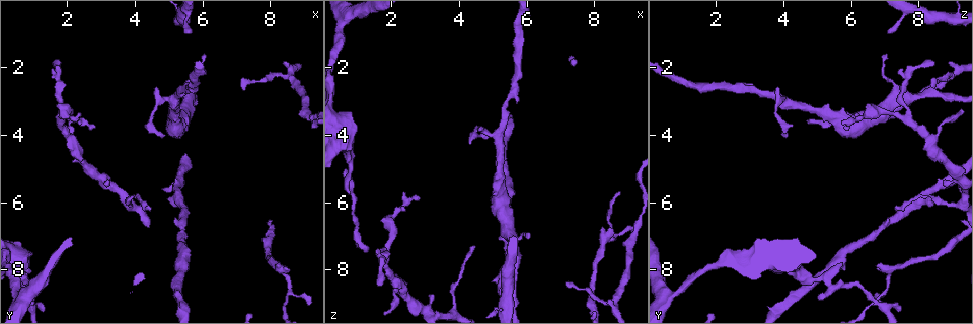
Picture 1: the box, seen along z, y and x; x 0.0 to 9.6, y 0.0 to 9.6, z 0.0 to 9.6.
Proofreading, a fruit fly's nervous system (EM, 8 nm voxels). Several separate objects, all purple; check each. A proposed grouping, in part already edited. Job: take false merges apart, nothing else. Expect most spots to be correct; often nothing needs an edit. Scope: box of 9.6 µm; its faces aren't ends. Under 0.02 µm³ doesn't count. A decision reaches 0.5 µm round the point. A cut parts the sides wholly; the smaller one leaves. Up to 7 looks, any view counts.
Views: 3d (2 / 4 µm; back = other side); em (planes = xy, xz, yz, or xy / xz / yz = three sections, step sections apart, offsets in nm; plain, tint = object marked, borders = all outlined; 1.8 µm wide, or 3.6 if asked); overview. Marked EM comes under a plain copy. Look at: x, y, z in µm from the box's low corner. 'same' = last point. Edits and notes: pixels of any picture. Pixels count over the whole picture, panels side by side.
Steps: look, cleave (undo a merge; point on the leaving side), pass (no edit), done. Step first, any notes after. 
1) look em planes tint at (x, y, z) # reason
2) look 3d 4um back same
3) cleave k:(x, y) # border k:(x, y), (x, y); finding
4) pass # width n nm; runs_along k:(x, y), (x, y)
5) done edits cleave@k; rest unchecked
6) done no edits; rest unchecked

look 3d 4um at (0.55, 7.80, 4.20) # calibre changes

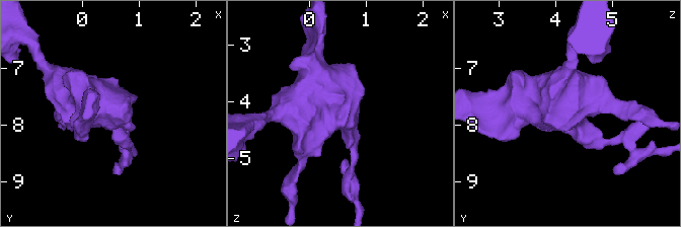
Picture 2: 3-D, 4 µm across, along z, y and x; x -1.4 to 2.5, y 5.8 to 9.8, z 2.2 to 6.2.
look em 3.6um planes tint same

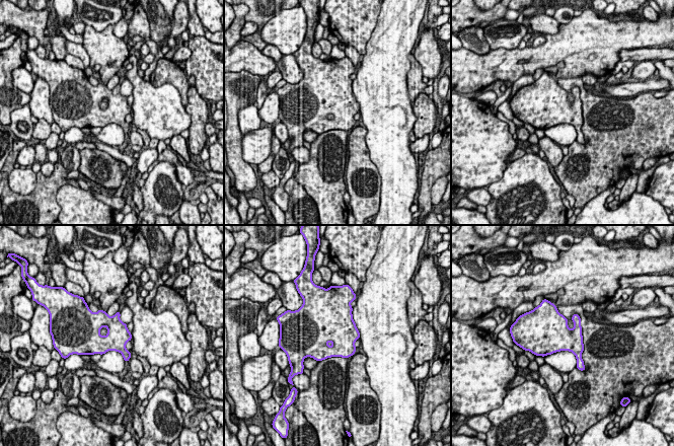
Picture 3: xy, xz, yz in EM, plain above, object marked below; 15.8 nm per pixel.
pass # continuous, no second cell

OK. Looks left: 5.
look 3d 2um at (8.30, 7.95, 7.05) # branch point

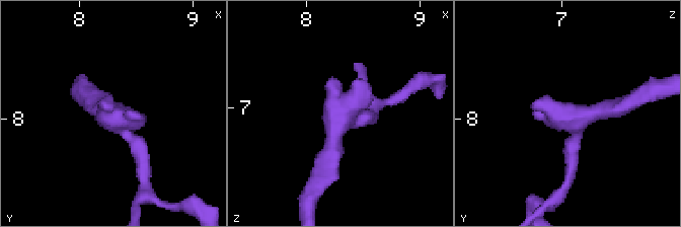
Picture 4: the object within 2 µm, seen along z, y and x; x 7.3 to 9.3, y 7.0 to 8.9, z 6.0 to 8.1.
look em planes tint at (8.28, 8.00, 7.10)

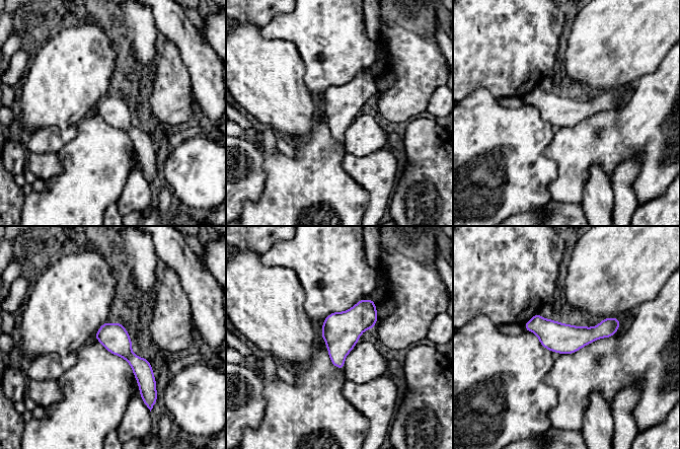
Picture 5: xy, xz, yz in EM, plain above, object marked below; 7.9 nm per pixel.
pass # runs_along 5:(617, 322), (594, 333), (526, 326); all the same cell

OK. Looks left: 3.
look em 3.6um xy step 4 tint at (5.10, 3.00, 4.05) # calibre changes

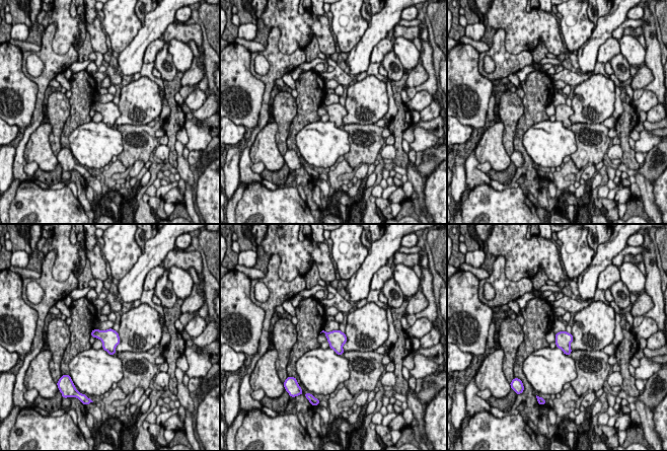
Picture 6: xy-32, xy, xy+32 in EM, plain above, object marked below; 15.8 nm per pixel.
look em 3.6um planes tint same # another direction

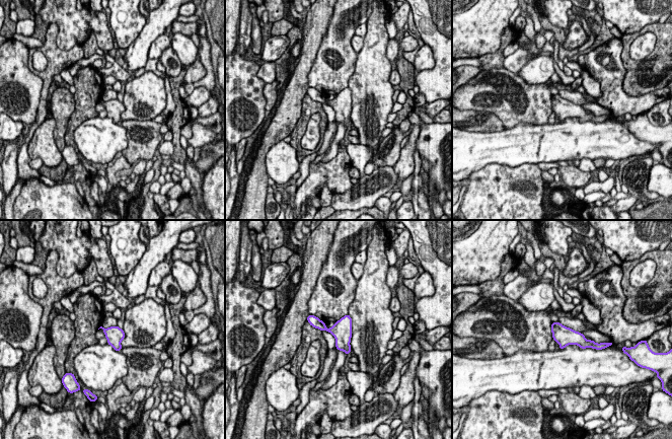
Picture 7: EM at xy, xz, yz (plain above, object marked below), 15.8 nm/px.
pass # all the same cell

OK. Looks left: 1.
done no edits; rest unchecked

